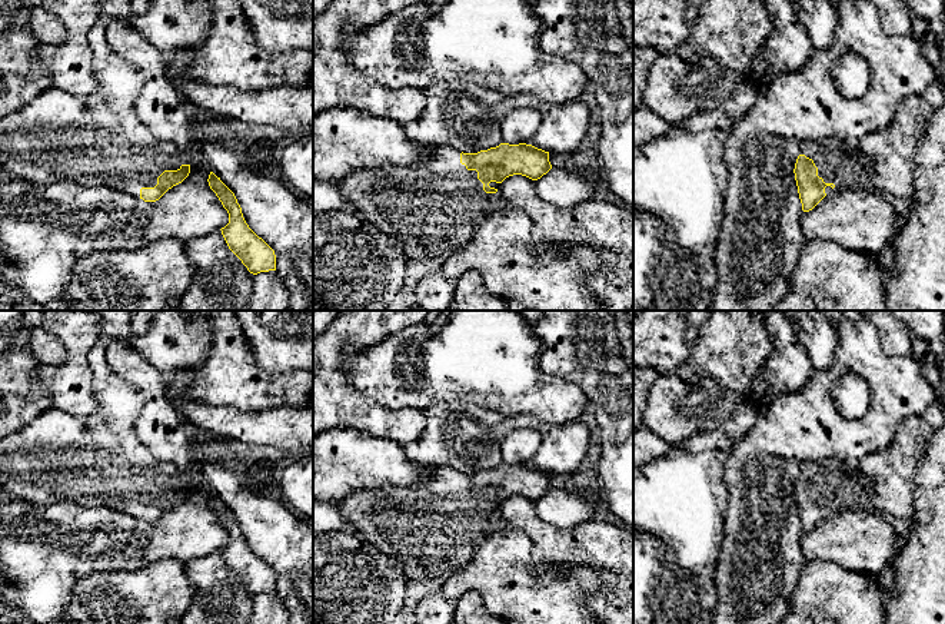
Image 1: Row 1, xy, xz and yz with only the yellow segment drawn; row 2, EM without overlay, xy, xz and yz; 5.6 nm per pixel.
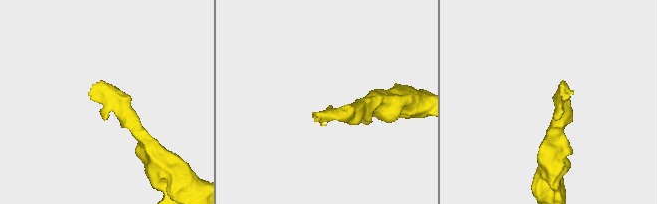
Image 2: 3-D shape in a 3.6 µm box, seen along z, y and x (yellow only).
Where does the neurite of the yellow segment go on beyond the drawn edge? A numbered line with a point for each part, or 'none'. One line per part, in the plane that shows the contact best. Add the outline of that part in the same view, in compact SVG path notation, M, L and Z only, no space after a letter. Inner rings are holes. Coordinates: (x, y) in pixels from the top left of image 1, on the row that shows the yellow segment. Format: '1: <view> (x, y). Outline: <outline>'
1: yz (841, 162). Outline: M805 140L801 143L799 155L813 160L818 176L828 185L826 195L842 190L878 192L872 183L872 157L861 149L858 140Z

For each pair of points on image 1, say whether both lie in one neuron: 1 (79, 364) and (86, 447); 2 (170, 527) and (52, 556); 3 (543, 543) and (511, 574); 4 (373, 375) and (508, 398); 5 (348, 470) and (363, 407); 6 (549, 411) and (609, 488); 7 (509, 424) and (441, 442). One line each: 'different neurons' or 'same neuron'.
1: different neurons
2: same neuron
3: different neurons
4: same neuron
5: different neurons
6: different neurons
7: same neuron

